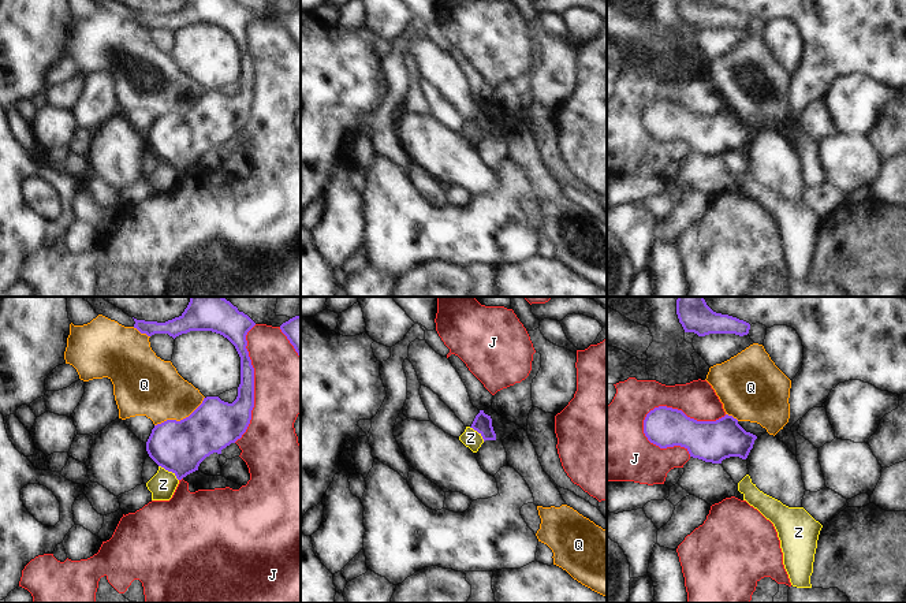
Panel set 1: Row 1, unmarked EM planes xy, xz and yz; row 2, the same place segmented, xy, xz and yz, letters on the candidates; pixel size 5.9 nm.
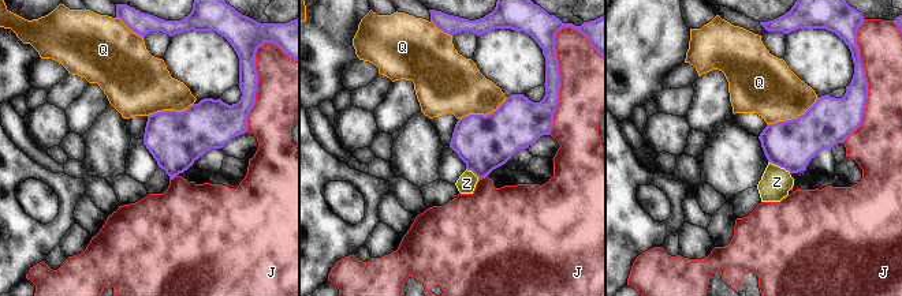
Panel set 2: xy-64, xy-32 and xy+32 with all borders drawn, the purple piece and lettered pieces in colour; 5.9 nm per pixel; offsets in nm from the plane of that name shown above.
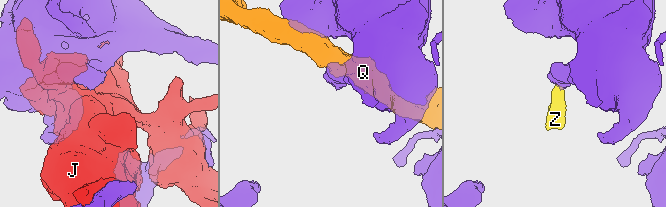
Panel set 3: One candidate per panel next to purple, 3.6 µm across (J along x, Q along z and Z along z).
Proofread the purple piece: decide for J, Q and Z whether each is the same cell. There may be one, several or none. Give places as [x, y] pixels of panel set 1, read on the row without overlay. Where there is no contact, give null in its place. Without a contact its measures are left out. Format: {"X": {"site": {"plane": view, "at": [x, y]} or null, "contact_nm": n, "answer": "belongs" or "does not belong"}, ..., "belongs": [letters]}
{"J": {"site": {"plane": "yz", "at": [677, 103]}, "contact_nm": 500, "answer": "does not belong"}, "Q": {"site": {"plane": "xy", "at": [181, 114]}, "contact_nm": 340, "answer": "does not belong"}, "Z": {"site": {"plane": "xy", "at": [170, 164]}, "contact_nm": 150, "answer": "does not belong"}, "belongs": []}

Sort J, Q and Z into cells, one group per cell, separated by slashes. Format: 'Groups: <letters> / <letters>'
Groups: J / Q / Z

